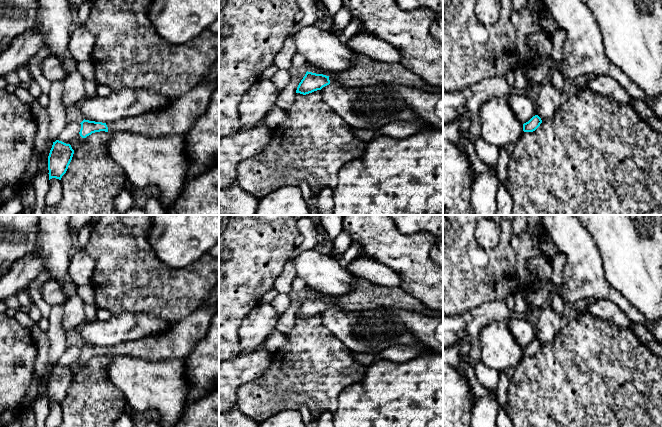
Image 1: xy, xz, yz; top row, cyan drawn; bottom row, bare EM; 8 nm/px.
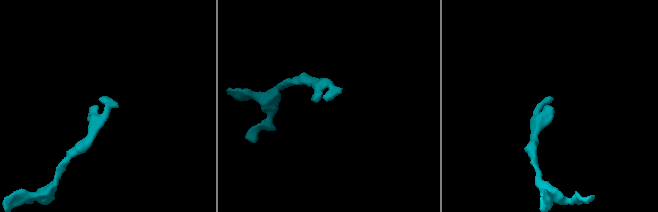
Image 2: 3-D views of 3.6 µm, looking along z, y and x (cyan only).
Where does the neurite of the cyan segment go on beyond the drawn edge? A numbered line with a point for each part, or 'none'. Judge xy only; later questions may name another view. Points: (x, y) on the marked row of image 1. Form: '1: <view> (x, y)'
1: xy (176, 118)

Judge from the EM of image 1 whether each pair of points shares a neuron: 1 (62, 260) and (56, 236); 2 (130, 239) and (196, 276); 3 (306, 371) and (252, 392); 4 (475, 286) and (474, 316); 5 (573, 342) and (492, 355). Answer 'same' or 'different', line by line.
1: same
2: same
3: same
4: different
5: different

